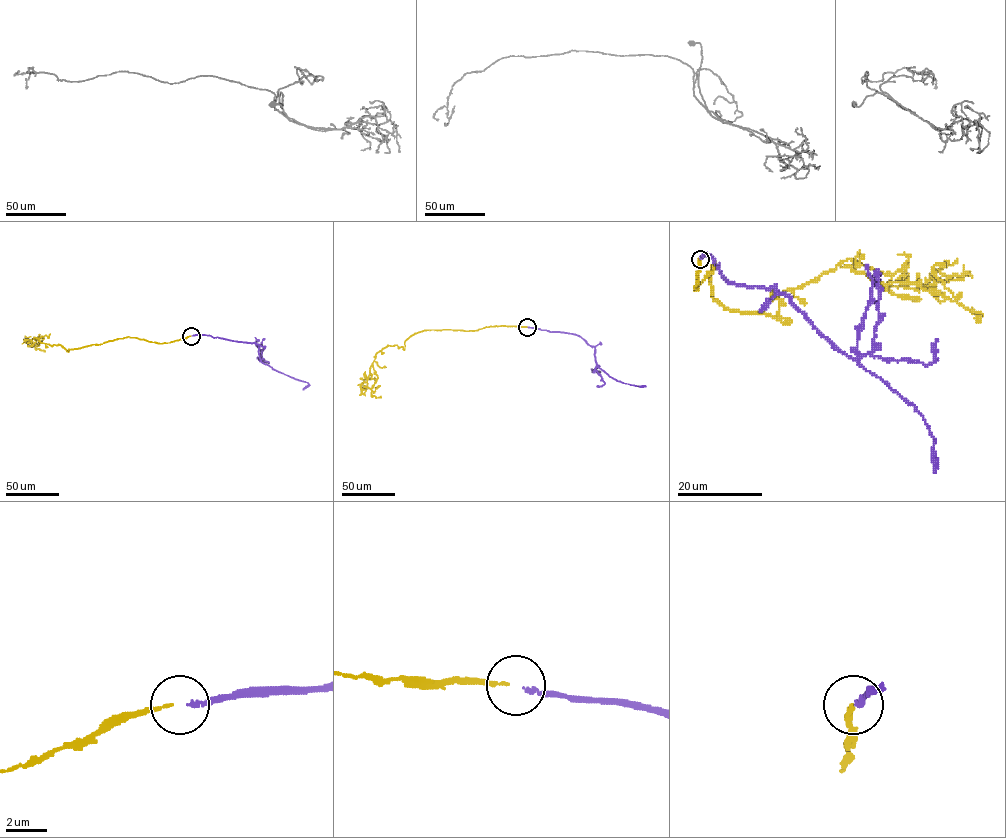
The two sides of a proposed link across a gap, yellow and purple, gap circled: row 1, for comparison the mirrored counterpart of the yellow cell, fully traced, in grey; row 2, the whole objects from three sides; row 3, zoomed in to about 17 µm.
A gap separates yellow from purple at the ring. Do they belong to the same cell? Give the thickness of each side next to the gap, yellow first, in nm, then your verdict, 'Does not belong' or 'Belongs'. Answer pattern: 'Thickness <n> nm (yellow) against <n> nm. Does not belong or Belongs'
Thickness 160 nm (yellow) against 180 nm. Does not belong

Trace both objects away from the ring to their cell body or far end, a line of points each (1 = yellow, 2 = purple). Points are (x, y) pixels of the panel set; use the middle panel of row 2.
1: (527, 327), (415, 333), (404, 349), (388, 345), (377, 353), (361, 394), (360, 385), (367, 389)
2: (527, 327), (580, 336), (595, 348), (597, 367), (617, 381), (639, 386)

